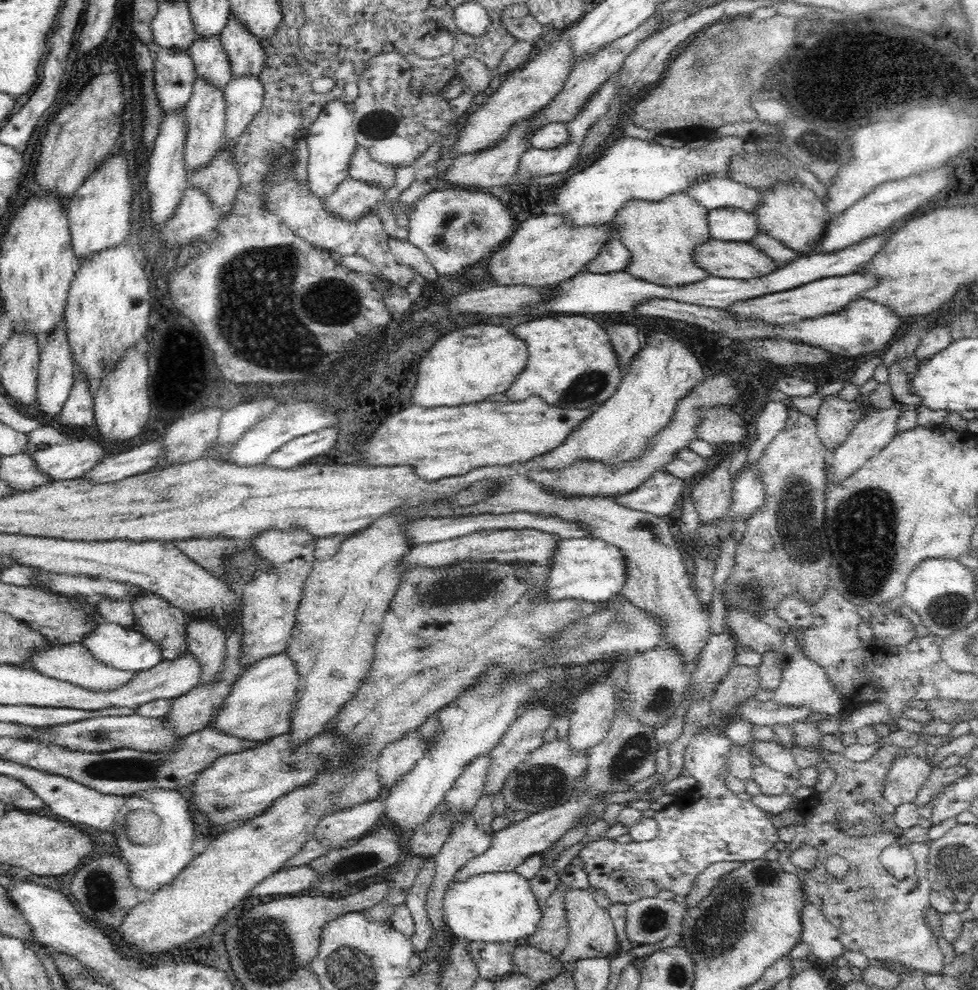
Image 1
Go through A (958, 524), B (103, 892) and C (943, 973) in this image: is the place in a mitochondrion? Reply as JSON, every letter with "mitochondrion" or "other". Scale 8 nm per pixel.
{"A":"other","B":"mitochondrion","C":"other"}

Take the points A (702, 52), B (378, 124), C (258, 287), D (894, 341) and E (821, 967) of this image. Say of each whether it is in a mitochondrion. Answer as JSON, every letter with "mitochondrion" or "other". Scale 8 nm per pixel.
{"A":"mitochondrion","B":"mitochondrion","C":"mitochondrion","D":"other","E":"other"}

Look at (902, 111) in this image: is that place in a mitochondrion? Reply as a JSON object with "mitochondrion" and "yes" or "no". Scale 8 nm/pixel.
{"mitochondrion":"no"}

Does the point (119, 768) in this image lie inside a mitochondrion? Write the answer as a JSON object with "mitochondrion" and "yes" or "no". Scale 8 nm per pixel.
{"mitochondrion":"yes"}

